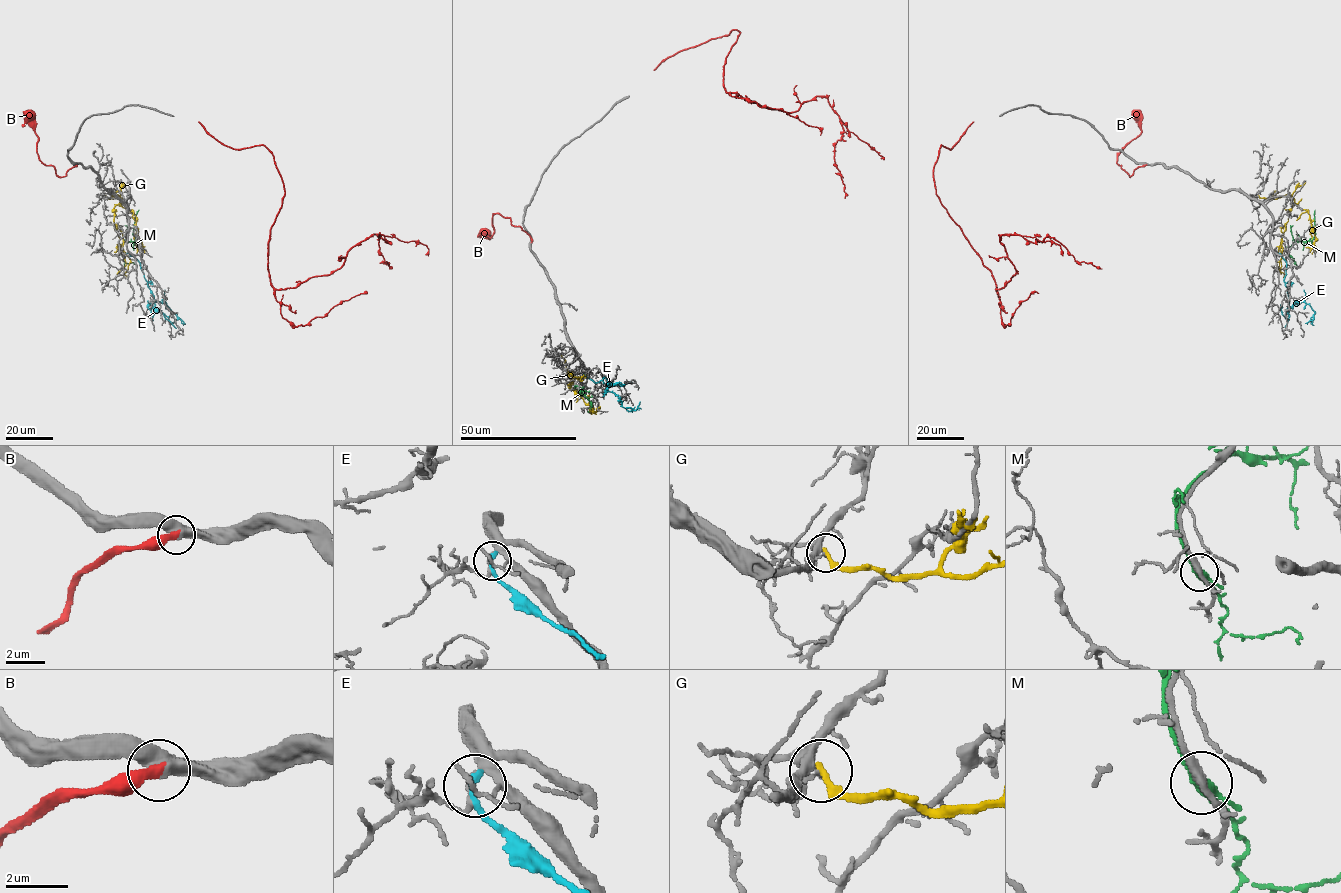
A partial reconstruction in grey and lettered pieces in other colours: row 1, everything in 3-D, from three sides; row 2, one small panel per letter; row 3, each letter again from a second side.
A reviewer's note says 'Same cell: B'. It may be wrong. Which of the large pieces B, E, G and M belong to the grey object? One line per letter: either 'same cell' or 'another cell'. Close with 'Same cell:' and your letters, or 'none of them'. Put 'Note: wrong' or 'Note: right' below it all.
B: same cell
E: another cell
G: another cell
M: another cell
Same cell: B
Note: right

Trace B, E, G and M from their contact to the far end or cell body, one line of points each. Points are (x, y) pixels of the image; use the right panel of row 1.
B: (1146, 164), (1130, 177), (974, 122), (940, 146), (936, 195), (996, 289), (1016, 273), (1002, 235), (1101, 269)
E: (1275, 253), (1286, 263), (1288, 309), (1296, 301), (1304, 301), (1314, 312), (1313, 319), (1305, 323)
G: (1258, 196), (1271, 199), (1289, 195), (1294, 200), (1287, 222), (1281, 228), (1279, 269), (1283, 277)
M: (1289, 255), (1294, 241), (1313, 239), (1315, 210)

